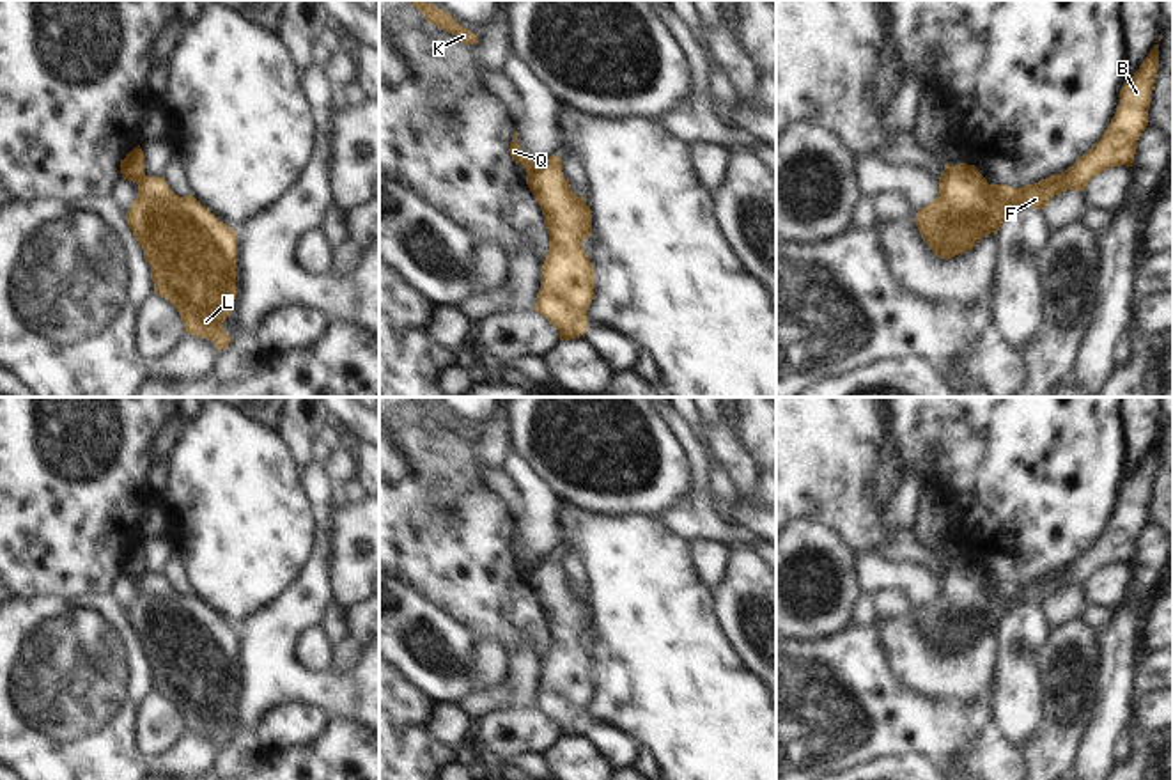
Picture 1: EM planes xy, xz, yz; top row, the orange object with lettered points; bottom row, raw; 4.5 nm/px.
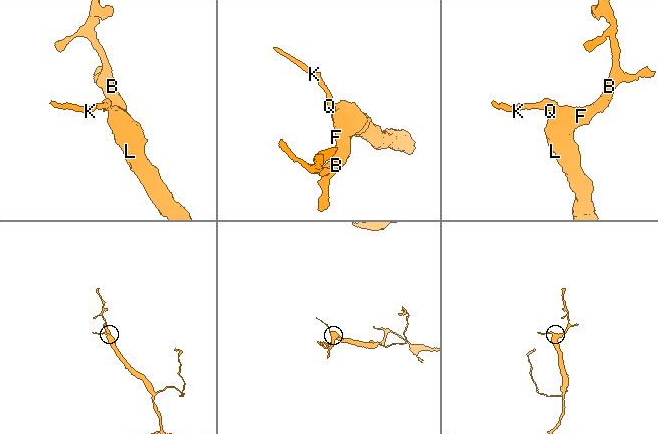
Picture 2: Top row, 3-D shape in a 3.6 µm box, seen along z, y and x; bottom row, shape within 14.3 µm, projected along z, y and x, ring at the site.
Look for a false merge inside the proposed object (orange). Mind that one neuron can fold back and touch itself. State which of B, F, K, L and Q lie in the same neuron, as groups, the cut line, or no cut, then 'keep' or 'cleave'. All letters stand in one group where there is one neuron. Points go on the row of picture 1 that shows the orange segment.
groups B F L / K Q; cut xz (543, 163), (527, 176); cleave

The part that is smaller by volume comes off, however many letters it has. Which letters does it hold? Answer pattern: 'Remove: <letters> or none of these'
Remove: K, Q

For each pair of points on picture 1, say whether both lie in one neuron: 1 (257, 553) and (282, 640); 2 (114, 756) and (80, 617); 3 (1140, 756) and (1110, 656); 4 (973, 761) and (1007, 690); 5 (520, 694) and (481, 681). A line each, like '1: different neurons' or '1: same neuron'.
1: different neurons
2: same neuron
3: different neurons
4: different neurons
5: different neurons

